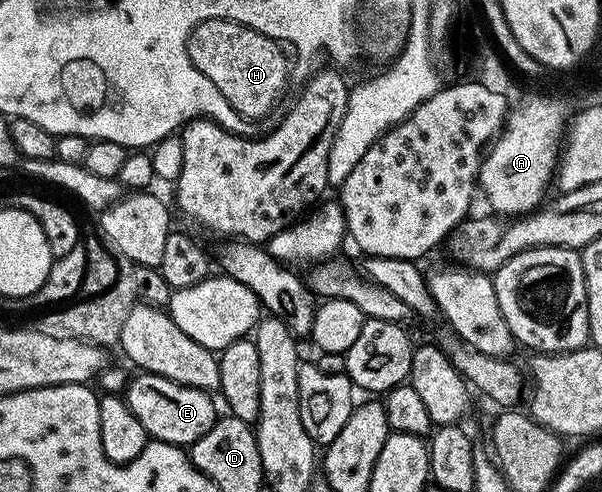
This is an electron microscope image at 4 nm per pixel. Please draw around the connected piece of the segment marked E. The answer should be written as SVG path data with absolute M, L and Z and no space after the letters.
M142 372L129 381L124 391L126 404L136 414L140 426L144 426L150 440L159 440L179 446L195 444L204 438L220 419L220 411L214 405L215 397L199 388L189 388L151 372Z

